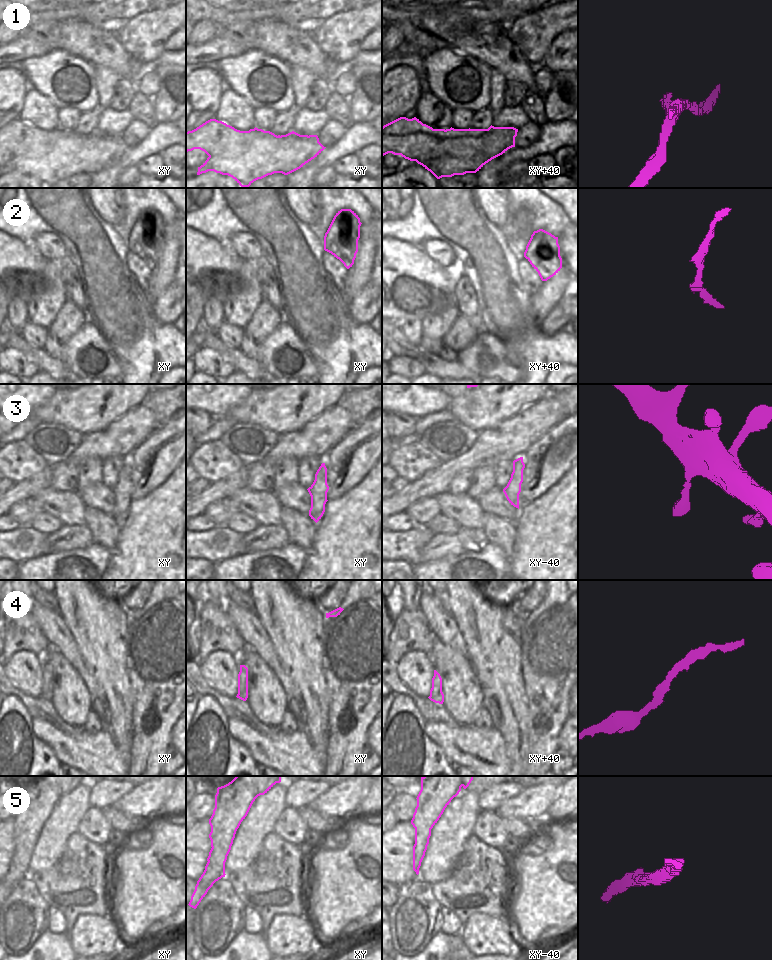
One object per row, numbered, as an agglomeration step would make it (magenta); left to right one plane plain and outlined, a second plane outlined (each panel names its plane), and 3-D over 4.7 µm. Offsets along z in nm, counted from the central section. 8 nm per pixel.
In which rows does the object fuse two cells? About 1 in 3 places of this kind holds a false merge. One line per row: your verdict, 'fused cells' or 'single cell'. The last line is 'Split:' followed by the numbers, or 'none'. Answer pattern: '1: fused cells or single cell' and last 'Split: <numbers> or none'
1: fused cells
2: fused cells
3: single cell
4: single cell
5: fused cells
Split: 1, 2, 5

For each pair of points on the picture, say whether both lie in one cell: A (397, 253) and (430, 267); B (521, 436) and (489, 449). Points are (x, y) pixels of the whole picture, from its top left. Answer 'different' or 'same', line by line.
A: same
B: same

